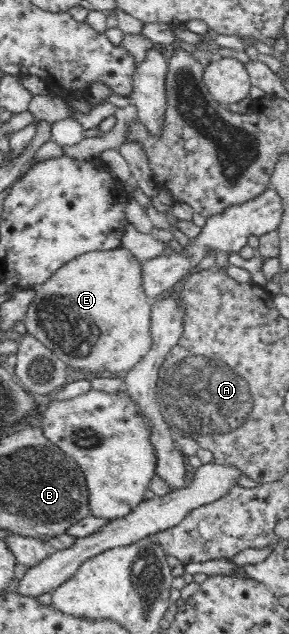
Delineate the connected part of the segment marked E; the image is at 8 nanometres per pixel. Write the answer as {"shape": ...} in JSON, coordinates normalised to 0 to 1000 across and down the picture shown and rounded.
{"shape":[[[426,390],[381,396],[287,401],[190,434],[149,451],[128,451],[128,465],[104,478],[87,503],[93,524],[156,543],[232,576],[294,585],[443,587],[491,563],[509,560],[526,543],[522,472],[495,451],[495,415]]]}

